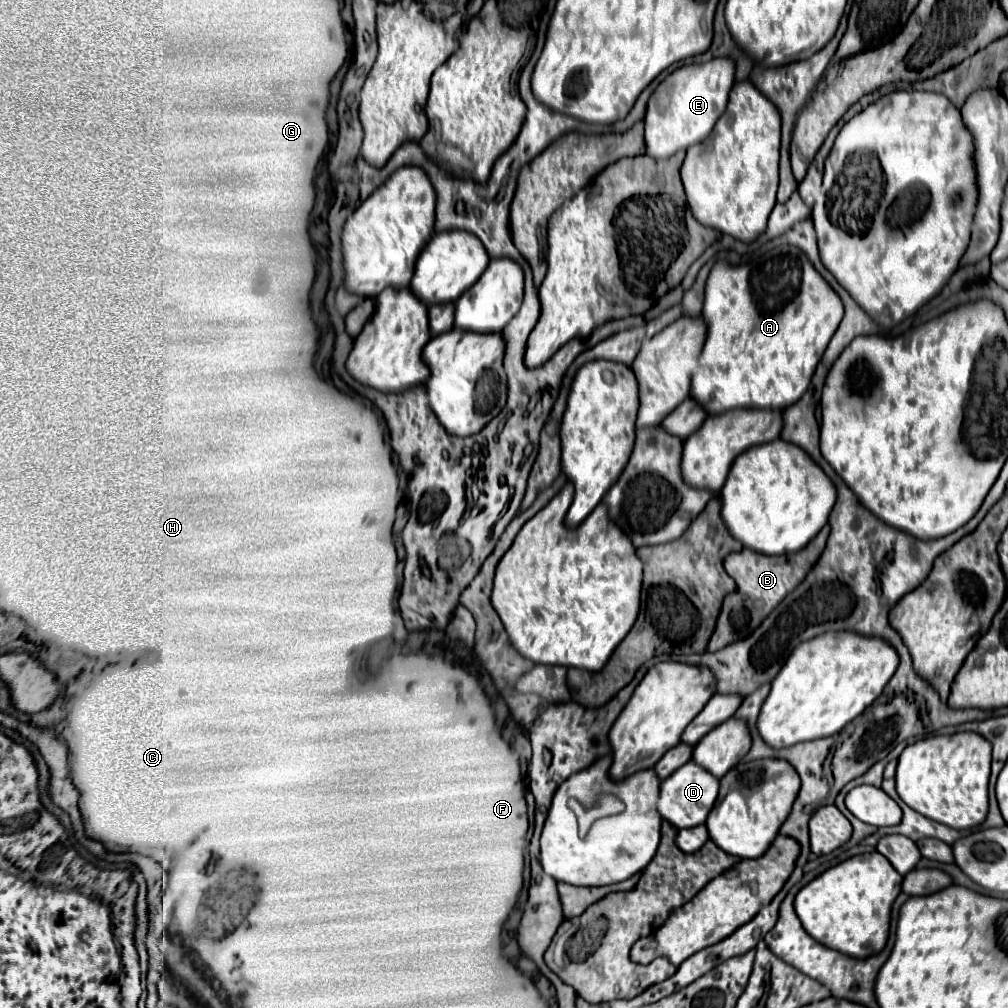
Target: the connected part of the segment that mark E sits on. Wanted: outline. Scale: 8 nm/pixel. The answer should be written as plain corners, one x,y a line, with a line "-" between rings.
716,57
708,63
684,65
672,71
652,93
648,101
646,123
646,155
666,159
678,149
704,141
718,117
724,113
728,93
734,85
734,61
730,57

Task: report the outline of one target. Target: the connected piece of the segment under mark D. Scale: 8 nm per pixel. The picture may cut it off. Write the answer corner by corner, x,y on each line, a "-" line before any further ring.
688,761
684,767
680,767
680,771
676,771
676,775
664,779
660,787
658,811
676,829
690,829
706,821
716,797
718,797
718,779
712,773
704,771
704,767
700,767
698,763

